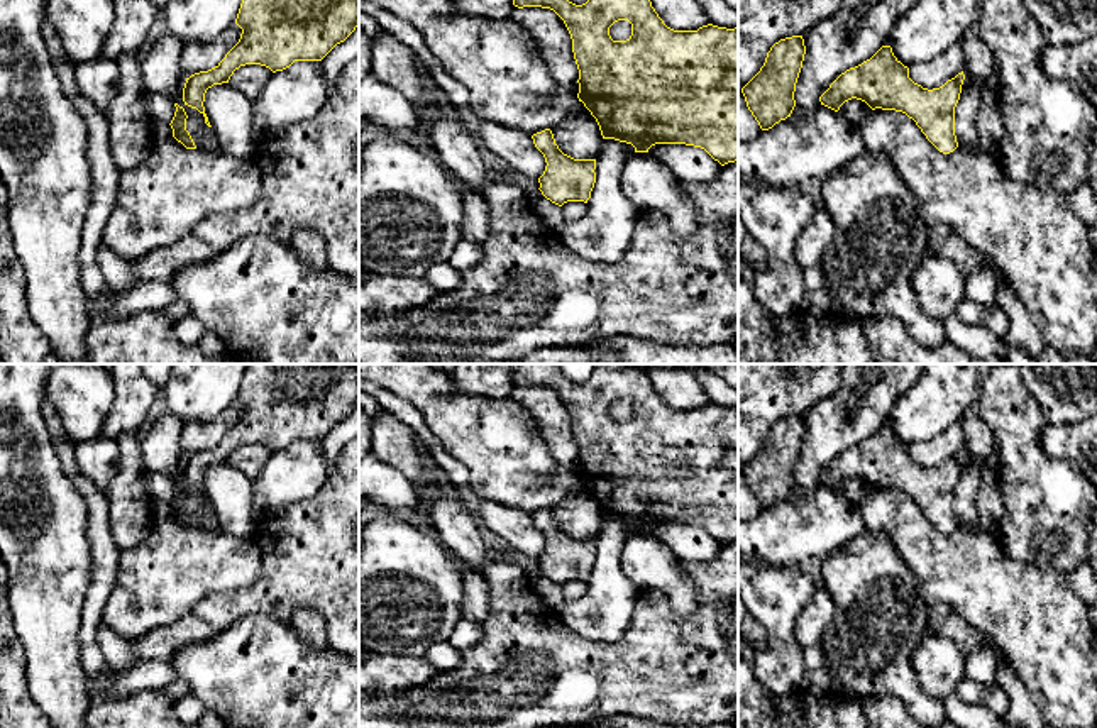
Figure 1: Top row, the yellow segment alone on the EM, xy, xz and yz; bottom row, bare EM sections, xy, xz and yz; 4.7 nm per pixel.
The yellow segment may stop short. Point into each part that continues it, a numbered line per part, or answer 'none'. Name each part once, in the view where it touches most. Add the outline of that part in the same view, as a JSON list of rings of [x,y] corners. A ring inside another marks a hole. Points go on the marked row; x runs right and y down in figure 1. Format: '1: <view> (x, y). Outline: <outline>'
none

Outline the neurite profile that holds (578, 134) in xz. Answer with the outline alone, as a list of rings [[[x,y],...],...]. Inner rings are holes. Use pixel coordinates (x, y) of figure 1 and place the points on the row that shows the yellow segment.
[[[576,102],[572,110],[550,127],[559,149],[574,159],[596,159],[603,135],[596,119]]]

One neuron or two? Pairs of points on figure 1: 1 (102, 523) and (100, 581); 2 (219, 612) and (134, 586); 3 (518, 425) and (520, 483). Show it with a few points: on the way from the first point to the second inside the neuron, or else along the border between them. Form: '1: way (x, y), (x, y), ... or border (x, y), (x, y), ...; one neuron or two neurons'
1: way (102, 537), (102, 568); one neuron
2: border (232, 591), (205, 595), (192, 613); two neurons
3: way (518, 439), (518, 469); one neuron

